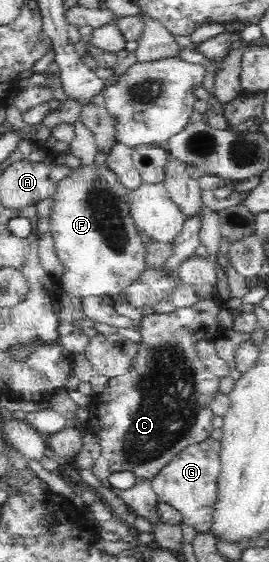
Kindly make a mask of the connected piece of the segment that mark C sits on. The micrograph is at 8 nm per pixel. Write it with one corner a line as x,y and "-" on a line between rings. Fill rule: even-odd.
197,290
195,293
198,297
196,304
188,308
176,309
169,314
146,315
137,323
137,328
142,334
142,342
137,344
137,356
131,360
129,372
110,378
108,387
101,394
93,396
91,415
96,422
95,435
101,447
101,454
91,471
103,486
112,489
125,501
133,516
138,514
151,522
159,520
156,513
157,495
151,486
152,476
166,467
181,451
211,438
210,433
214,429
213,417
215,416
211,404
221,393
221,378
209,372
206,364
199,359
196,347
200,340
214,343
230,330
226,329
224,322
218,320
219,312
222,309
228,309
228,304
219,295
199,296
-
124,470
130,470
136,476
135,485
120,491
110,485
108,476
113,472
124,472

